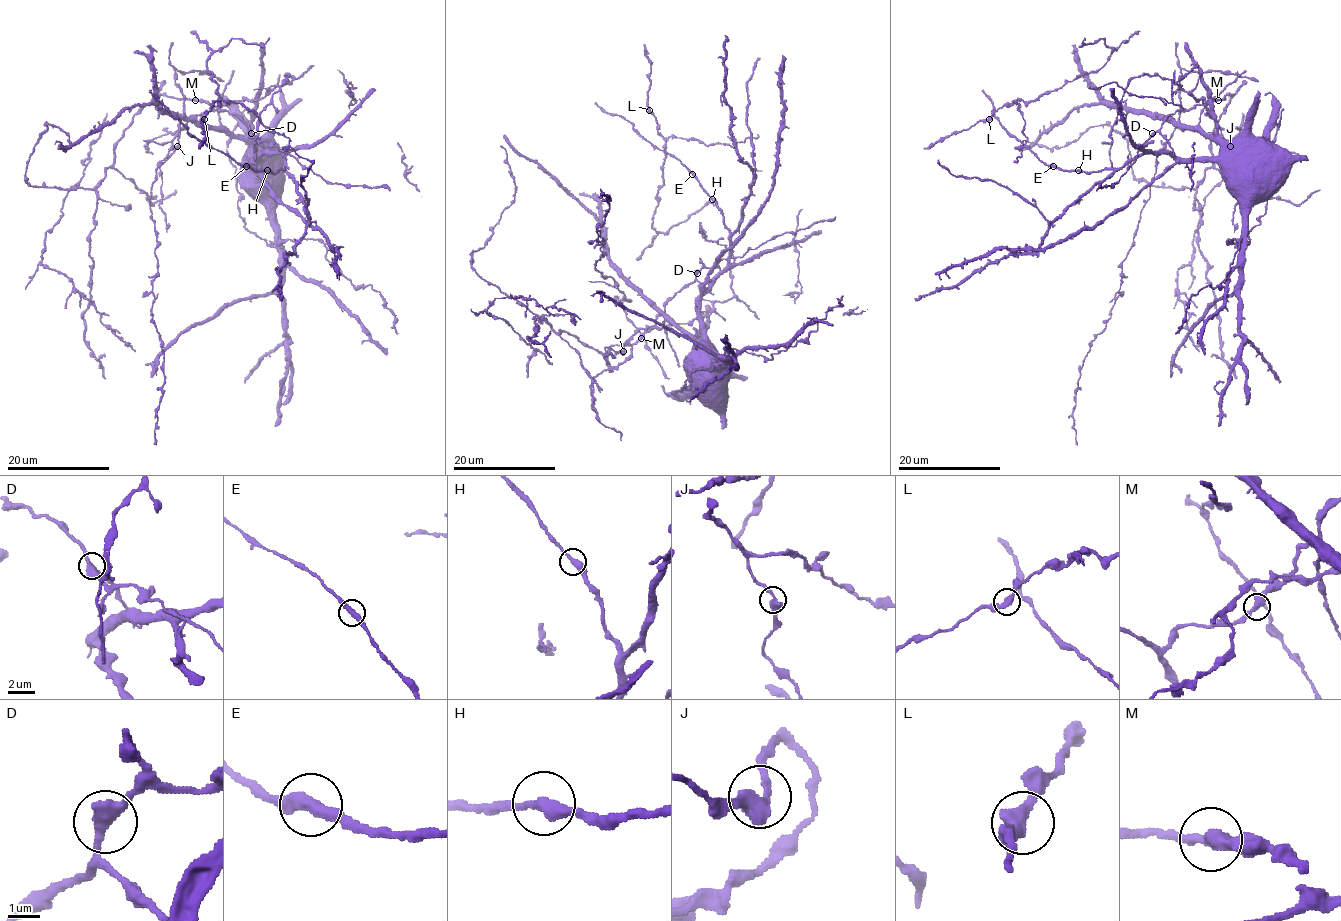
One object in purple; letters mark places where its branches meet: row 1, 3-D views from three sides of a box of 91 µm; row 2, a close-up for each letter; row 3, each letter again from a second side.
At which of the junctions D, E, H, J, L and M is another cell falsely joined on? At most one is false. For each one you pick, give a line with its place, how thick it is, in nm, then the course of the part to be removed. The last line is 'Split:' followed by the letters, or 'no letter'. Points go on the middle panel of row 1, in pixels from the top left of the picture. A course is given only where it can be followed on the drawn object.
Split: no letter

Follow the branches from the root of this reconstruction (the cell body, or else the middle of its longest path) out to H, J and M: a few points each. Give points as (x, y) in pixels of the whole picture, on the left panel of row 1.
H: (260, 149), (255, 160), (264, 153), (283, 156), (283, 169), (274, 172), (267, 170)
J: (260, 149), (235, 137), (221, 123), (218, 107), (194, 115), (180, 132), (177, 146)
M: (260, 149), (255, 160), (264, 147), (237, 116), (195, 100)

